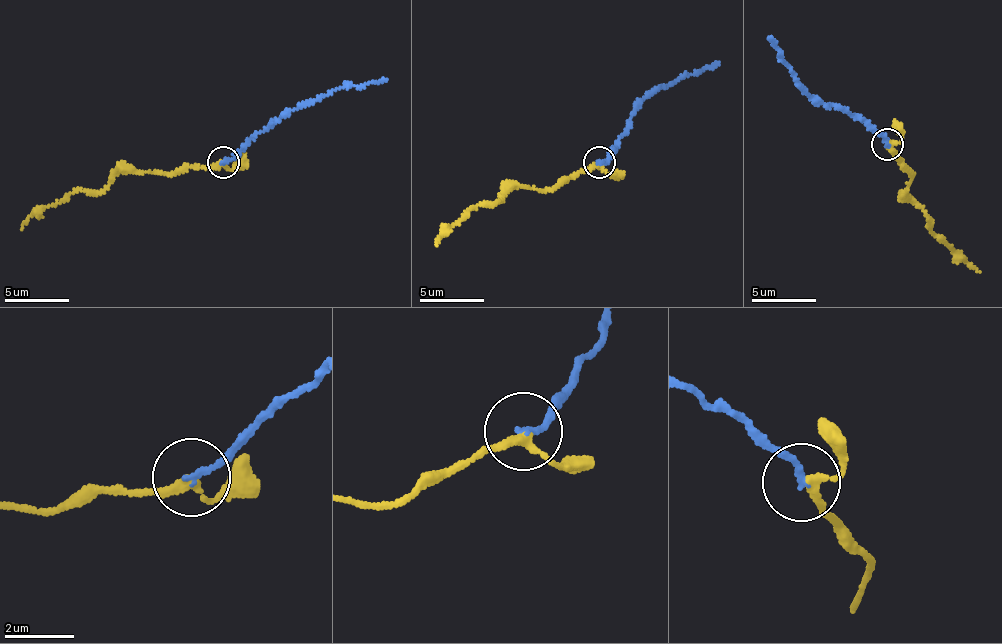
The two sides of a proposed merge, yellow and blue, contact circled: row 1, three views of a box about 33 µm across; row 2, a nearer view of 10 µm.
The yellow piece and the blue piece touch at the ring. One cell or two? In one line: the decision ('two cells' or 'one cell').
one cell

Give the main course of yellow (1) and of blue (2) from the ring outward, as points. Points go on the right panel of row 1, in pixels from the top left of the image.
1: (889, 145), (895, 158), (911, 173), (905, 193), (927, 217), (926, 226), (980, 272)
2: (886, 144), (865, 122), (841, 107), (818, 102), (782, 58), (769, 37)

